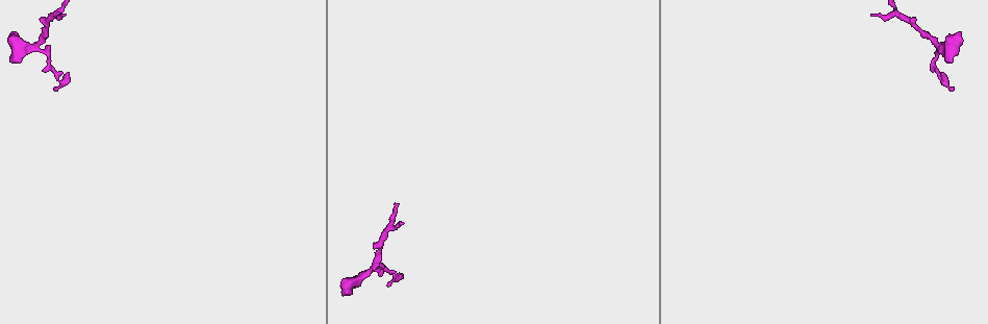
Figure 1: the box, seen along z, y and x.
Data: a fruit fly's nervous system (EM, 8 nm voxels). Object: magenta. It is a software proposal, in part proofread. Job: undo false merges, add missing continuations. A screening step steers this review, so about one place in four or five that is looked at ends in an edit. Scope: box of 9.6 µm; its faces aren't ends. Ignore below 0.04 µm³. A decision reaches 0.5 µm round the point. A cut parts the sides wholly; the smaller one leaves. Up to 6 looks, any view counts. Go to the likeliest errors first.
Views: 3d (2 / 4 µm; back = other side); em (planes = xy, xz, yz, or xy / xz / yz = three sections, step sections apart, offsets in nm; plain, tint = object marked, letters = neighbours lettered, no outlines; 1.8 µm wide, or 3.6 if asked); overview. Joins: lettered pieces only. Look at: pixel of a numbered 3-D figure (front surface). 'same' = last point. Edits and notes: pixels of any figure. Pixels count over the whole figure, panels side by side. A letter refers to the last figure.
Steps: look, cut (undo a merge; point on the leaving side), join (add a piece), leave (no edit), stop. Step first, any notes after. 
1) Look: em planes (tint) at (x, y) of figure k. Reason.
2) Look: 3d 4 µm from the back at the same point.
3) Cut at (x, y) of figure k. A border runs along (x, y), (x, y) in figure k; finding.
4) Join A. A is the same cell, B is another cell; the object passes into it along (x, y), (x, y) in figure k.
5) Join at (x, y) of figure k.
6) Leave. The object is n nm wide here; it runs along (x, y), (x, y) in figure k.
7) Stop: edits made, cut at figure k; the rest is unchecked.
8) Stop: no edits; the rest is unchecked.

Look: em planes (letters) at (958, 33) of figure 1. An open end.

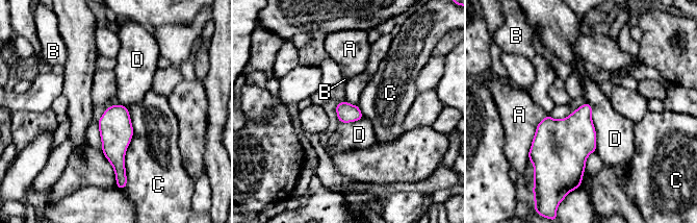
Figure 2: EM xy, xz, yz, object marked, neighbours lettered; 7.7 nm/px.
Leave. The longest contact is with C, 600 nm; A, B, C and D are other cells; a border runs along (587, 102), (591, 105), (596, 150) in figure 2; none of them fits.

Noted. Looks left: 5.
Look: em planes (letters) at (388, 284) of figure 1. Thin end.

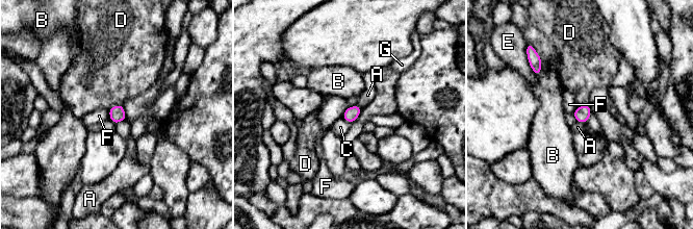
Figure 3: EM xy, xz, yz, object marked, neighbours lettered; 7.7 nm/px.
Leave. The longest contact is with B, 120 nm; A, B, C, D, E, F and G are other cells; a border runs along (342, 117), (351, 123) in figure 3; none of them fits.

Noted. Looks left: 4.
Look: em xz step 8 (letters) at (872, 15) of figure 1. An open end.

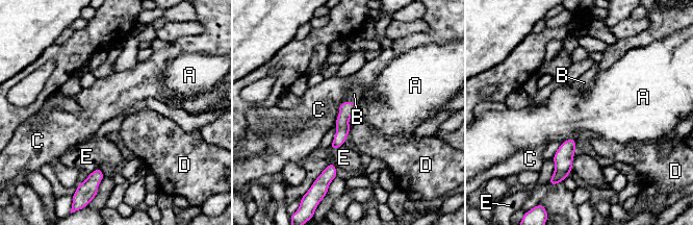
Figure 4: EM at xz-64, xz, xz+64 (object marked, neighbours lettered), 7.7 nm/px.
Join B. B is the same cell, A, C, D and E are other cells; the cell continues.

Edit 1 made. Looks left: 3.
Stop: edits made, join at figure 4; the rest is unchecked.

